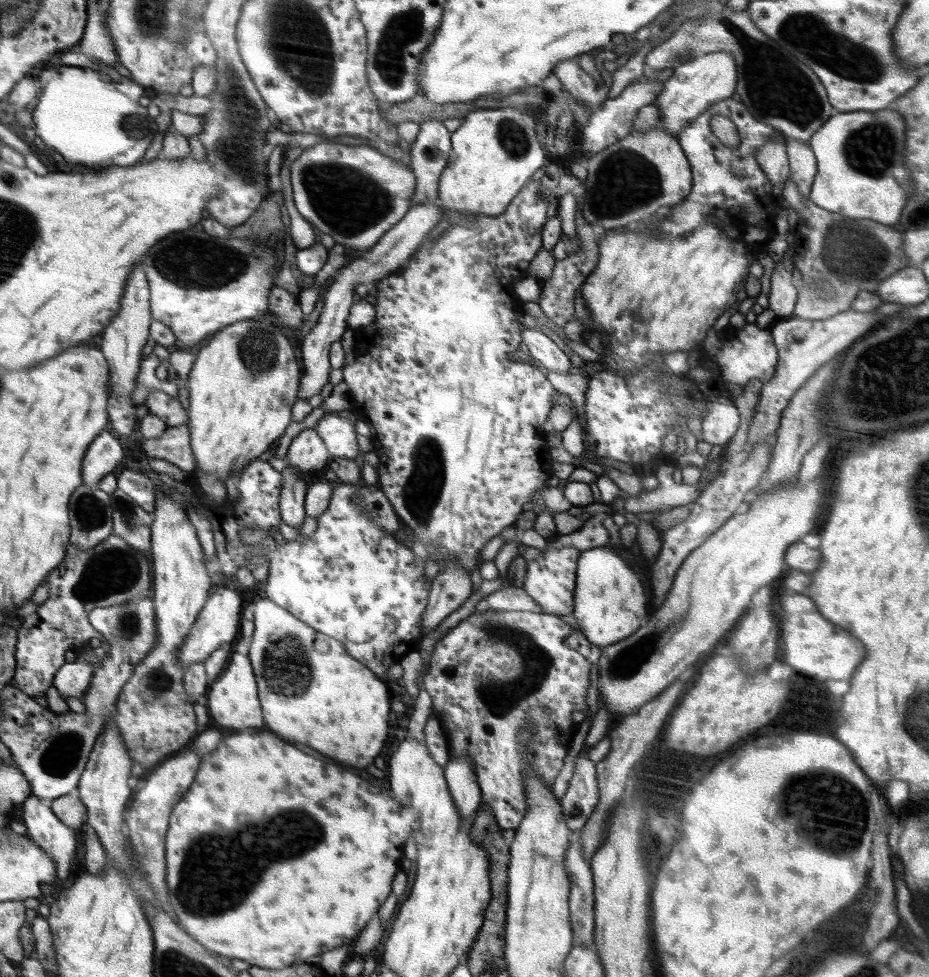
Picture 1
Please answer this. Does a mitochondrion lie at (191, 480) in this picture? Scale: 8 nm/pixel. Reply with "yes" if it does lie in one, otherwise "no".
no

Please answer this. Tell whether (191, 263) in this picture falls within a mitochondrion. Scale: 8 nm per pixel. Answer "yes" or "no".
yes

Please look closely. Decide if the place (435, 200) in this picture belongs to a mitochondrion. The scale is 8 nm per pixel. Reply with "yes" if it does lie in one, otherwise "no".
no

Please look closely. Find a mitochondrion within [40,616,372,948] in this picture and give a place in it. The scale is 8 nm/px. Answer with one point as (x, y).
(211, 882)

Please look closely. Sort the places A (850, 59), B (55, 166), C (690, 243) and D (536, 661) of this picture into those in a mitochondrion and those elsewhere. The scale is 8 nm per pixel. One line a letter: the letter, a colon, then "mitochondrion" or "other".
A: mitochondrion
B: other
C: other
D: mitochondrion

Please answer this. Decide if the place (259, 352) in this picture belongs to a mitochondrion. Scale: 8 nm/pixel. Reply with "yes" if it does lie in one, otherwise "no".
yes

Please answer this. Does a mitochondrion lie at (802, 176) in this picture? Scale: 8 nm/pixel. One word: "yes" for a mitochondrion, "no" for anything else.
no

